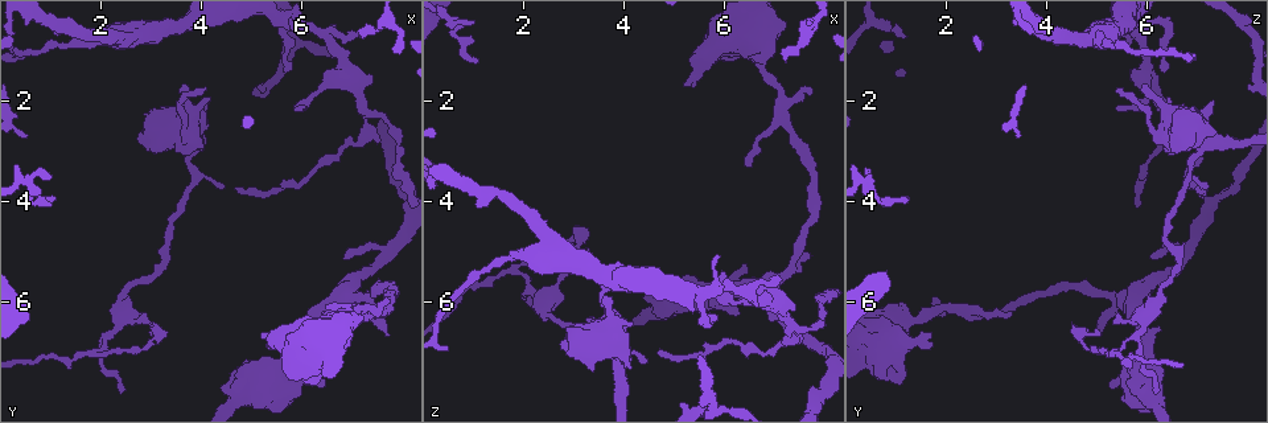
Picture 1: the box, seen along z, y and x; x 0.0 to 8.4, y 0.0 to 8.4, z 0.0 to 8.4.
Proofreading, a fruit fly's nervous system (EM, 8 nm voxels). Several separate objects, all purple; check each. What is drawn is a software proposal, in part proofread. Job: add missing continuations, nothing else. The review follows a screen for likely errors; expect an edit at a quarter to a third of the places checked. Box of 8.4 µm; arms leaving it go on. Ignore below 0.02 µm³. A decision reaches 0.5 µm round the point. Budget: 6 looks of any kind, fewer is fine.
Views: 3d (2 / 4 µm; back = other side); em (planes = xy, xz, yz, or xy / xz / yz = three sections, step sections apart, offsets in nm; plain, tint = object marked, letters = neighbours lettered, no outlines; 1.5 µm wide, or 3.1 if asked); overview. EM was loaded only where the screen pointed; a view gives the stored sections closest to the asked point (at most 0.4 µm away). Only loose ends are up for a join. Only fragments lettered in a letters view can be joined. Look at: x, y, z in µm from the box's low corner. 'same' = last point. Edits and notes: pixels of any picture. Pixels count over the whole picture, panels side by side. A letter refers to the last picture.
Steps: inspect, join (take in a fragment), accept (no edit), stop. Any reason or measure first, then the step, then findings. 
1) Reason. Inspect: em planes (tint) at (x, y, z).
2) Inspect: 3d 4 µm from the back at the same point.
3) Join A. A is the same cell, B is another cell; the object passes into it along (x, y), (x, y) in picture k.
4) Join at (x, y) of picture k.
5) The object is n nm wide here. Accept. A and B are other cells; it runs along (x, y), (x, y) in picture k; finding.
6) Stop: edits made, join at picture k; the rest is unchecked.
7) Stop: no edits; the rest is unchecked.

Inspect: 3d 2 µm at (4.10, 1.70, 5.50).

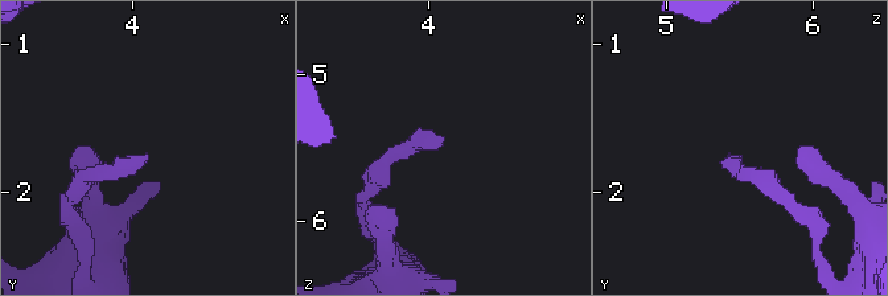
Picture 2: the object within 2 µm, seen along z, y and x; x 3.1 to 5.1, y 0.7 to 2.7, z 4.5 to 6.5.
Inspect: em yz step 8 (letters) at (4.12, 1.74, 5.44).

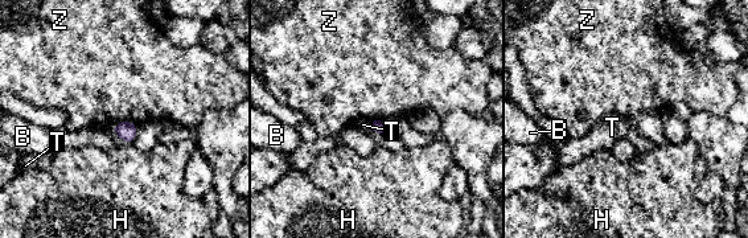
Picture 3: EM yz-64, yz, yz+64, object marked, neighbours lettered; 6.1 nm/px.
Another direction. Inspect: em planes (letters) at the same point.

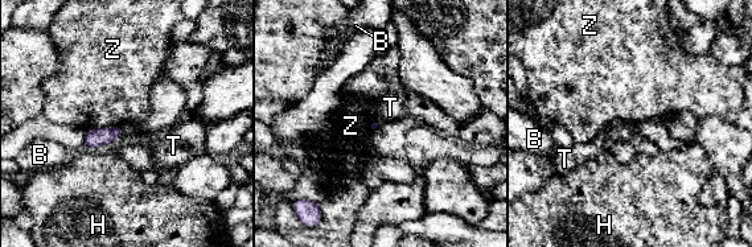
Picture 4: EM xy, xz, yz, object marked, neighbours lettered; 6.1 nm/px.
The longest contact is with Z, 240 nm. Accept. B, H, T and Z are other cells; a border runs along (122, 126), (123, 134) in picture 4; none of them fits.

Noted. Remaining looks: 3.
Free end. Inspect: 3d 2 µm at (2.95, 6.45, 5.35).

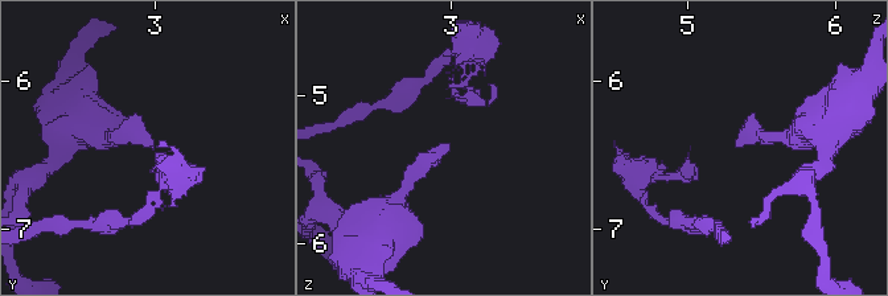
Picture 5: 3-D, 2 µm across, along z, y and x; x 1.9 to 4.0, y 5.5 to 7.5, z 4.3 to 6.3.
Now the EM. Inspect: em planes (letters) at (2.94, 6.44, 5.34).

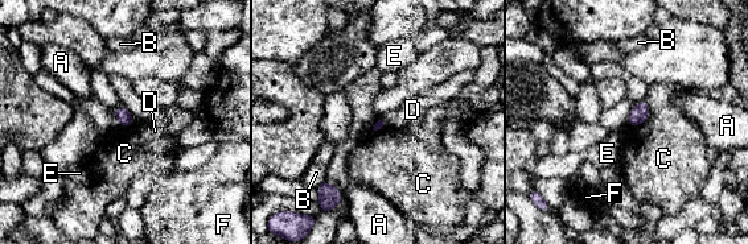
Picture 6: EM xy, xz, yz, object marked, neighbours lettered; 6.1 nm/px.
Accept. A, B, C, D, E and F are other cells; a border runs along (646, 99), (648, 116), (631, 127) in picture 6; none of them fits.

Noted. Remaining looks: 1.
Stop: no edits; the rest is unchecked.

